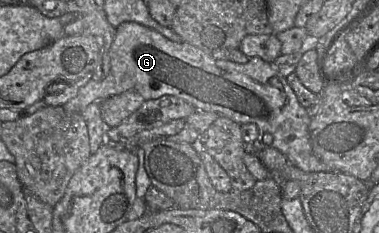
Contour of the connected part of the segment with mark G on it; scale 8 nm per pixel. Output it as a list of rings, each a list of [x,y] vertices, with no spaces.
[[[124,22],[116,27],[109,56],[108,75],[101,80],[89,80],[81,86],[76,96],[62,106],[67,113],[81,113],[93,102],[101,102],[128,90],[135,90],[144,100],[172,95],[190,103],[195,109],[217,113],[240,125],[256,124],[258,137],[249,146],[252,150],[272,147],[305,172],[331,171],[313,153],[309,134],[312,117],[299,103],[286,77],[272,63],[259,57],[249,58],[245,64],[215,59],[187,42],[173,42],[136,22]]]

